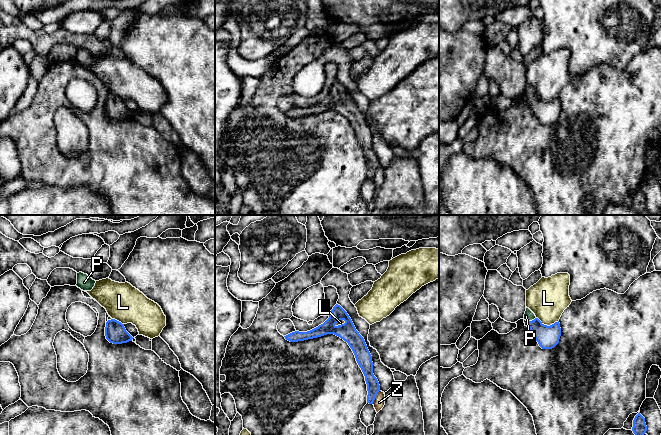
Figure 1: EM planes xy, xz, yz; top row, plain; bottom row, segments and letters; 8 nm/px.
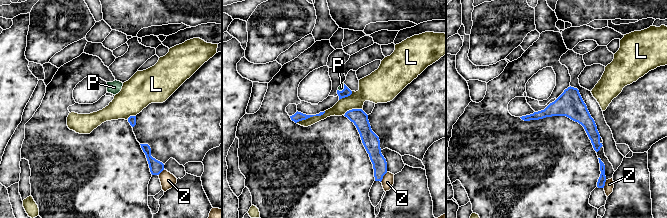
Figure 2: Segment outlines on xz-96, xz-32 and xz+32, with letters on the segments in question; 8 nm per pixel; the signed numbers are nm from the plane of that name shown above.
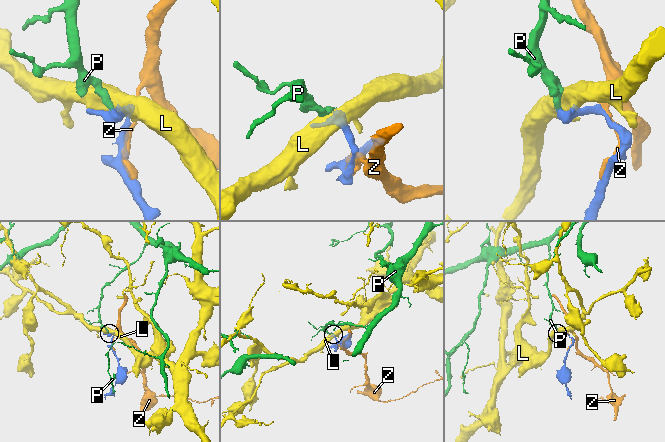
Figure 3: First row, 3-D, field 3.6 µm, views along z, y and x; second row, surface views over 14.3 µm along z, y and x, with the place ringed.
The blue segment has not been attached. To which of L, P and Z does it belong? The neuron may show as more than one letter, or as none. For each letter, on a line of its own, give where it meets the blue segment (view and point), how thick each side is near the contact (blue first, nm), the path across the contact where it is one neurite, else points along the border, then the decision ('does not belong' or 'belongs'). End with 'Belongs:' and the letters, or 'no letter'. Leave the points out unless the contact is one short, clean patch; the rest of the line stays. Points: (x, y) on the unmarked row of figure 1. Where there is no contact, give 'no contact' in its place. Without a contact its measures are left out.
L: yz (546, 101) | 180/320 nm | does not belong
P: yz (532, 96) | 180/80 nm | across yz (547, 113), (532, 96), (529, 91) | belongs
Z: xz (375, 173) | 110/90 nm | does not belong
Belongs: P

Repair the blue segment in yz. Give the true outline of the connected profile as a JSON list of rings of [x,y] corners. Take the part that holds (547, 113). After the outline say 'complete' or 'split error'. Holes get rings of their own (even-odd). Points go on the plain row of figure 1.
[[[527,83],[523,95],[527,97],[533,113],[542,125],[552,125],[559,119],[561,112],[559,97],[550,102],[544,101]]] | split error

